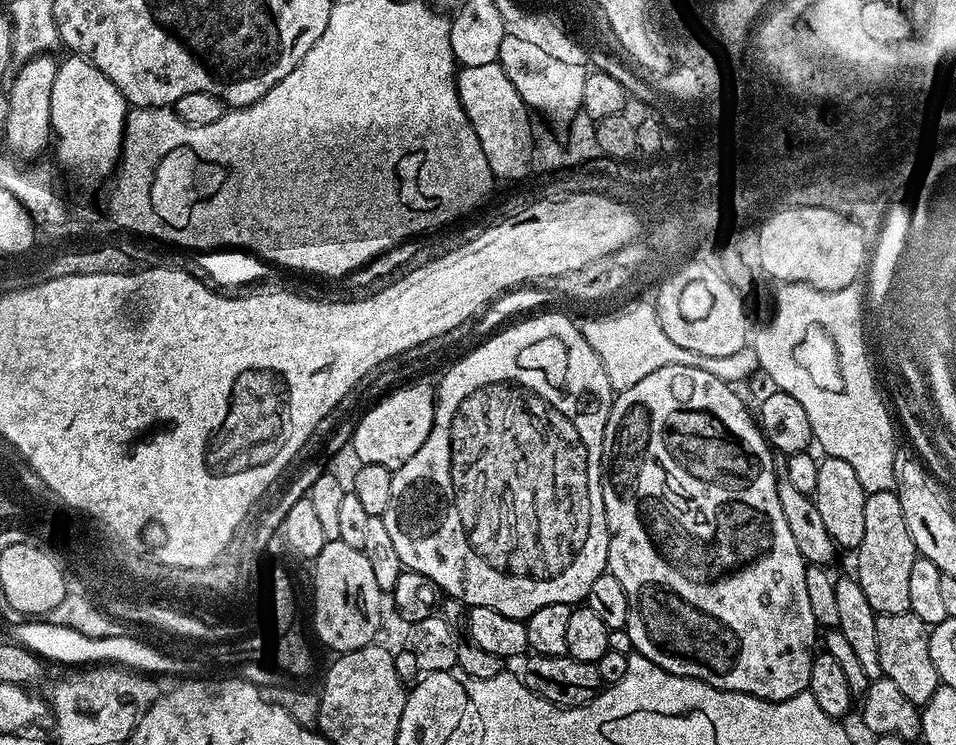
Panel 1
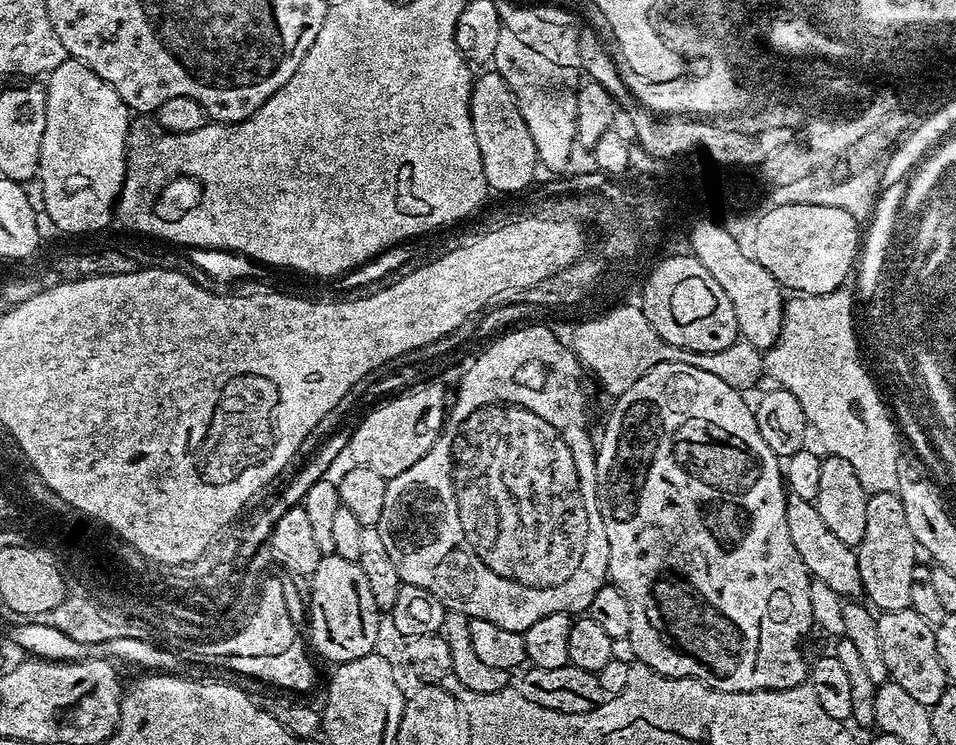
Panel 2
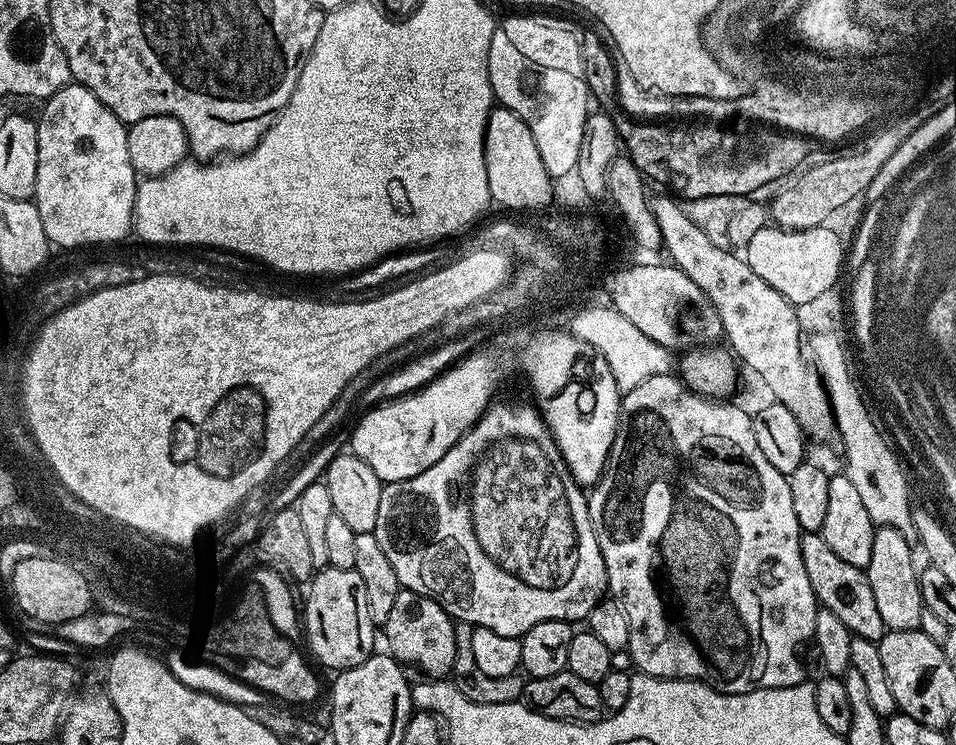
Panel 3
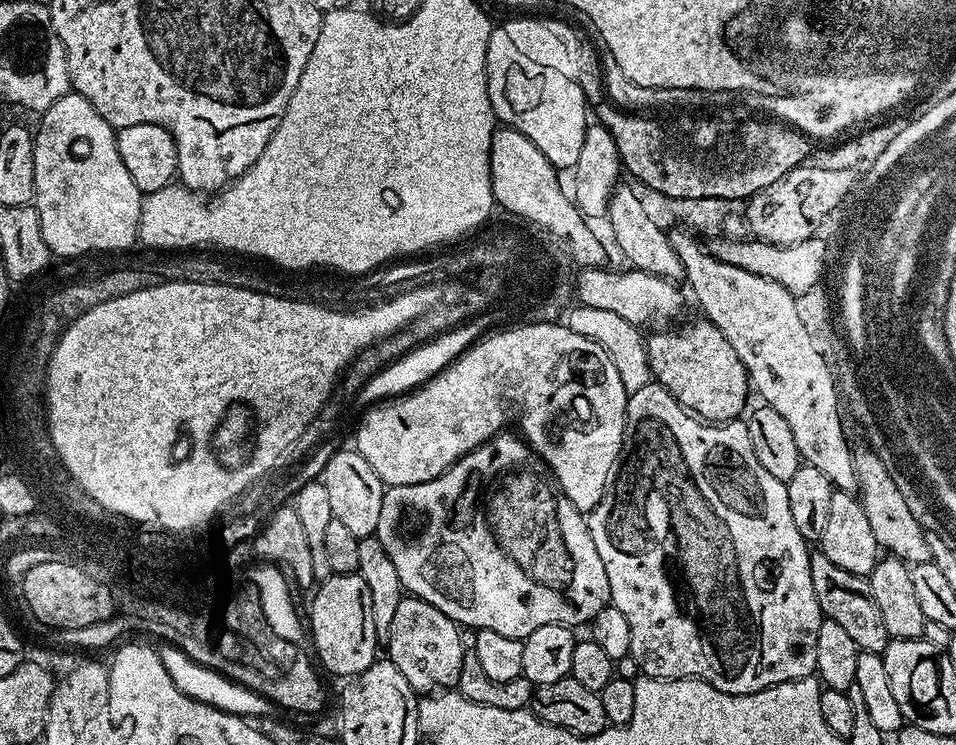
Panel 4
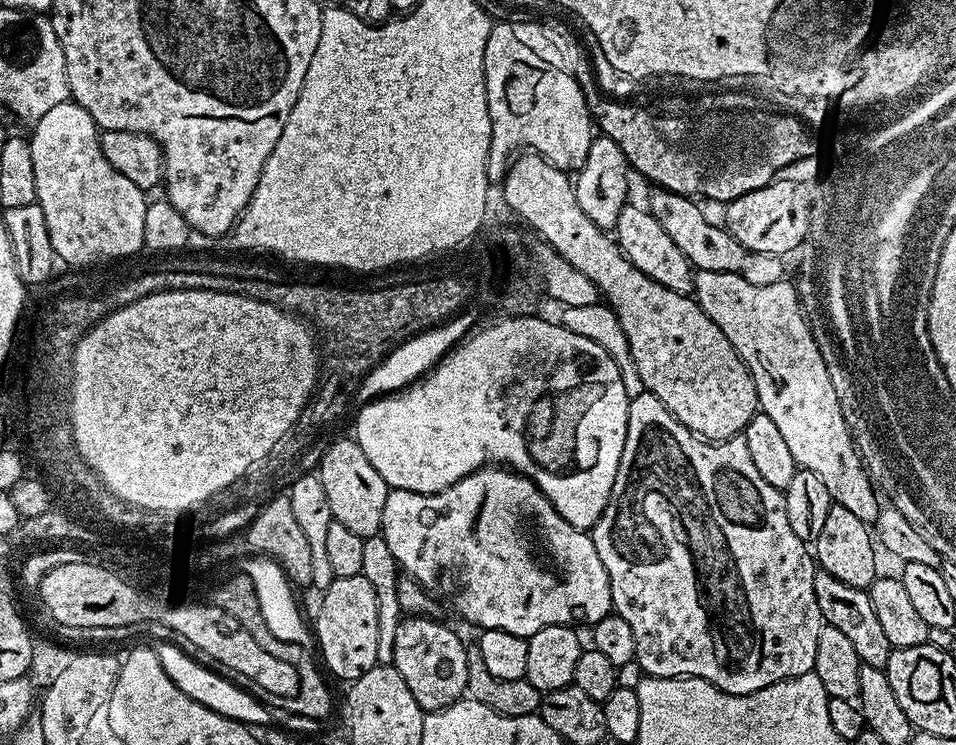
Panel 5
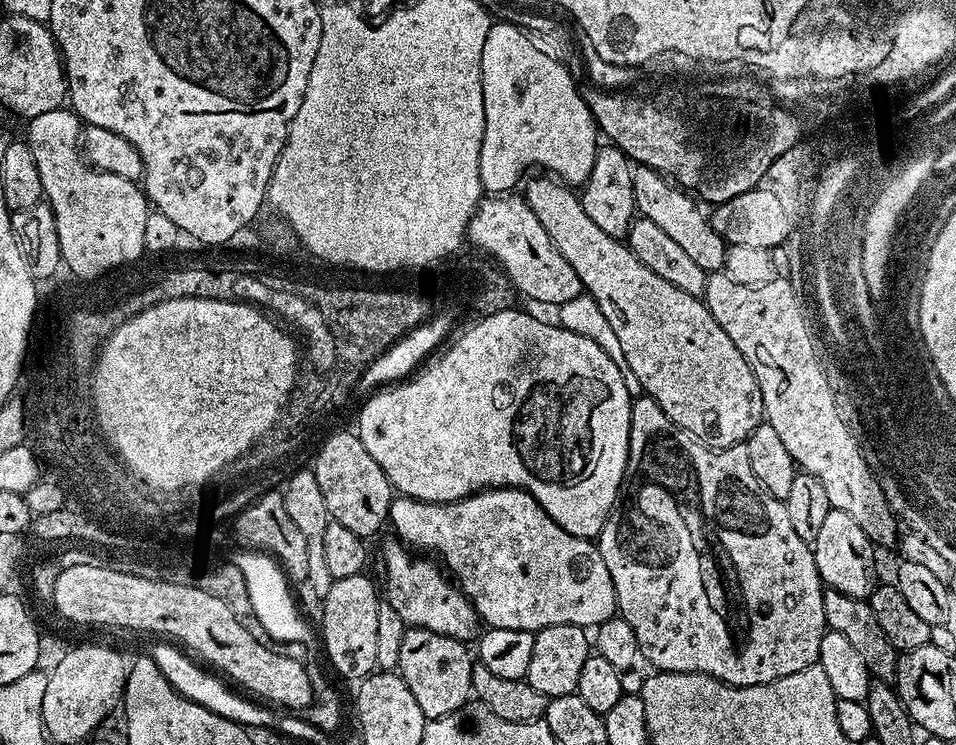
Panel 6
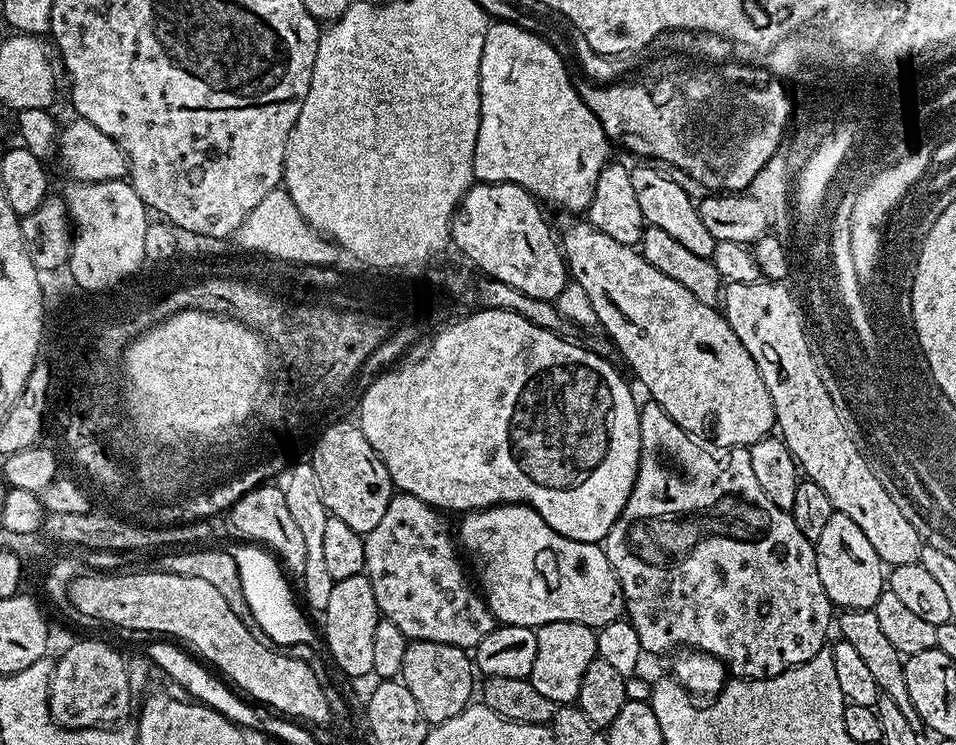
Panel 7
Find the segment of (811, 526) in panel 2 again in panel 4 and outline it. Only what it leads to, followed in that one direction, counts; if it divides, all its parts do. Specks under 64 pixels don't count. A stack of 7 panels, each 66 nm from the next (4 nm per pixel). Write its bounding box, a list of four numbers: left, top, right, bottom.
[810,550,890,655]

